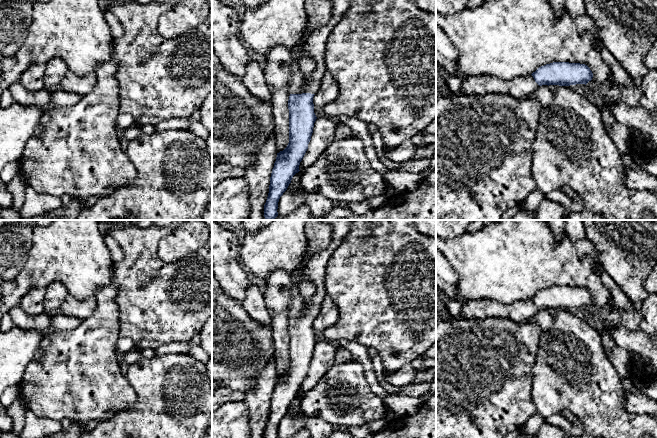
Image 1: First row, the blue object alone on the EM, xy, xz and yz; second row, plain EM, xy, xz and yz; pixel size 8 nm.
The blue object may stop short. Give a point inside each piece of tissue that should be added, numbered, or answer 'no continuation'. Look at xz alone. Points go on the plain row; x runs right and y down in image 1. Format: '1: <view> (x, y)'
1: xz (313, 268)

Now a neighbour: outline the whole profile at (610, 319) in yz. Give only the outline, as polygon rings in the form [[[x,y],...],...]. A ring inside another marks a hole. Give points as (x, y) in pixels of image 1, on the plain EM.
[[[633,302],[631,311],[616,311],[609,307],[605,307],[601,312],[599,319],[603,326],[603,331],[600,332],[602,339],[602,348],[605,353],[611,353],[616,343],[613,340],[612,332],[617,327],[624,327],[628,330],[637,330],[642,318],[642,303]]]

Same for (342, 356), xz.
[[[338,347],[335,354],[335,364],[344,364],[353,361],[352,354],[343,347]]]

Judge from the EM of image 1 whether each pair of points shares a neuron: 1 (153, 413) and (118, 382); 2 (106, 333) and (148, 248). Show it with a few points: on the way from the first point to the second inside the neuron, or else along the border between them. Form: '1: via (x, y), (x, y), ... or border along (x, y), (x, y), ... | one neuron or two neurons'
1: border along (125, 376), (134, 391), (135, 402), (118, 413) | two neurons
2: border along (117, 285), (115, 302), (118, 310), (119, 332) | two neurons

